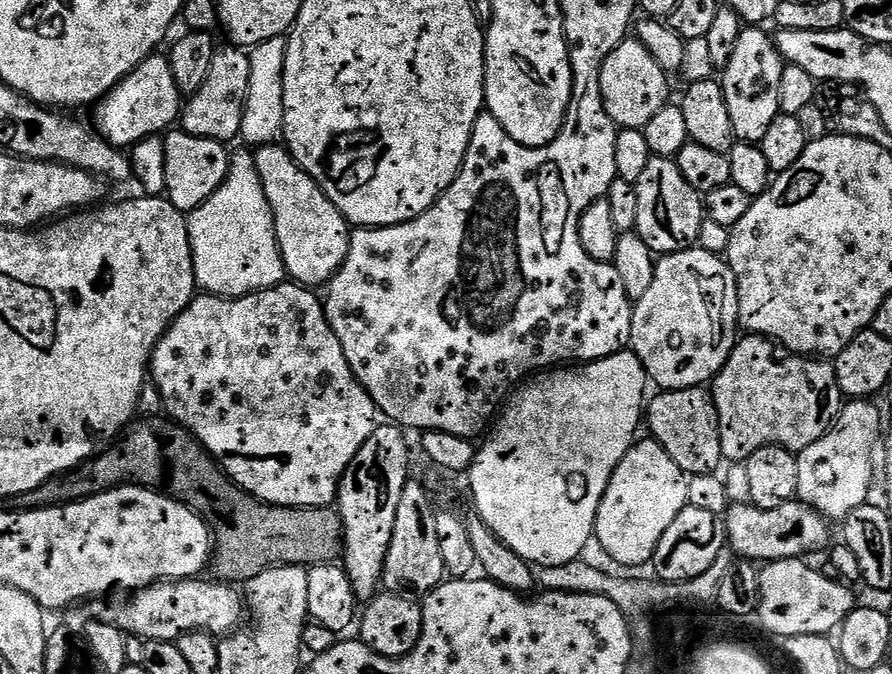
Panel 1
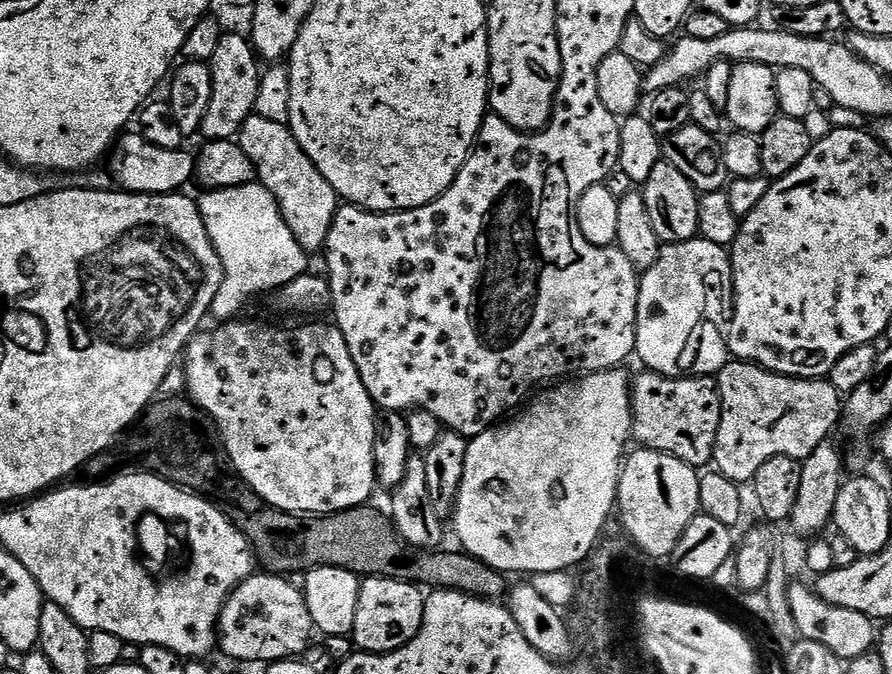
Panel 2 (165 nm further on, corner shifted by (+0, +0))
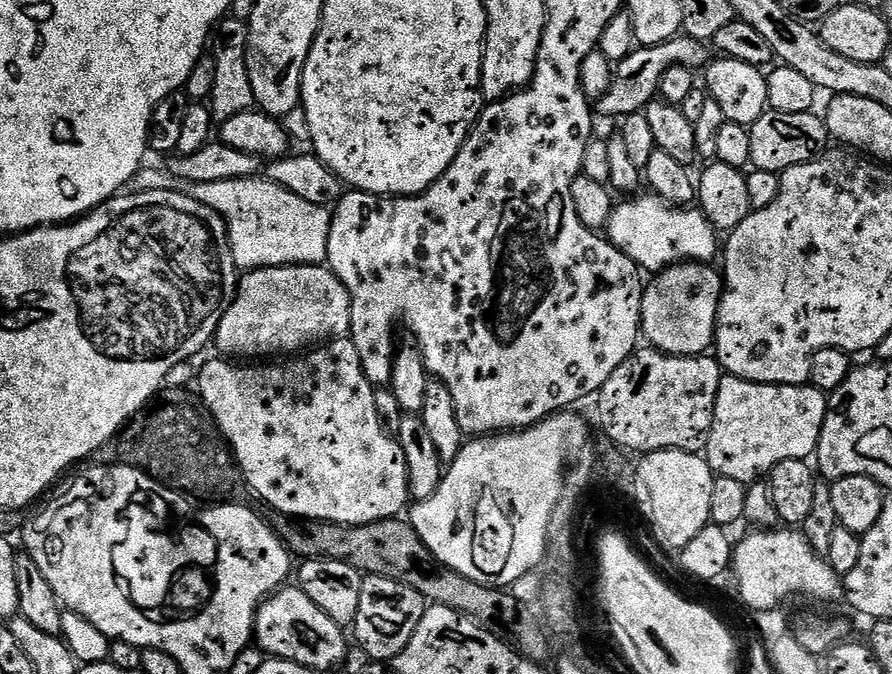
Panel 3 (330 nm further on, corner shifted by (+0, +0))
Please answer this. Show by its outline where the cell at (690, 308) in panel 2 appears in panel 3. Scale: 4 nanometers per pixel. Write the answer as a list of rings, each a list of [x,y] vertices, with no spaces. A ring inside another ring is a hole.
[[[681,262],[657,272],[647,281],[640,303],[643,339],[667,356],[702,356],[716,339],[716,311],[720,305],[722,276],[704,262]]]

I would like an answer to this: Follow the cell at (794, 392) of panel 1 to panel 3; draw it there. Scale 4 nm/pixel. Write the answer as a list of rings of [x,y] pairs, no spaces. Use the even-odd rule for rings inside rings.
[[[725,375],[720,381],[714,422],[708,431],[706,459],[716,476],[738,478],[738,482],[751,485],[767,477],[778,462],[808,460],[815,457],[828,413],[828,396],[813,386],[802,384],[756,384],[737,376]]]

